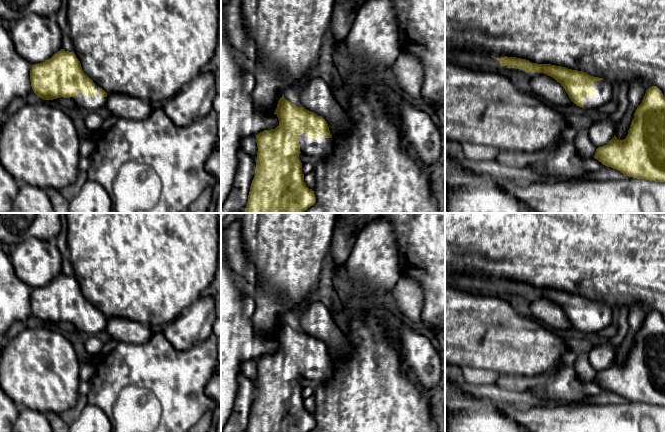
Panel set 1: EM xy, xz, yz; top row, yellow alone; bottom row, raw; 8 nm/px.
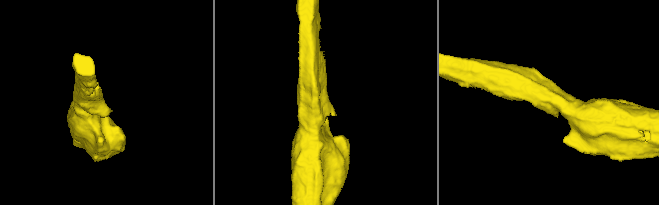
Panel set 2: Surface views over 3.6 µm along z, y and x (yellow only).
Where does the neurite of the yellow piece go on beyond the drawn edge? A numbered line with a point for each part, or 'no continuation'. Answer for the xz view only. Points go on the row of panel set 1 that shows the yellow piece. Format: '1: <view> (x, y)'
1: xz (320, 147)

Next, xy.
1: xy (94, 103)

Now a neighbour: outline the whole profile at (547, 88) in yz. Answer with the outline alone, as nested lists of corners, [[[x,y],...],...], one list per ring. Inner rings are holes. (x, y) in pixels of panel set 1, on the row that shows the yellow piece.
[[[531,73],[530,85],[533,94],[554,107],[568,106],[572,103],[565,89],[554,78],[543,73]]]

